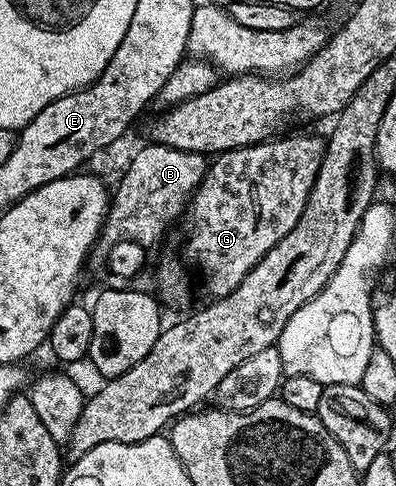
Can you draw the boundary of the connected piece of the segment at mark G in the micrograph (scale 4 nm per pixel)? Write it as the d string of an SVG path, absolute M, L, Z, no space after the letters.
M292 134L289 138L276 136L254 146L237 150L221 150L207 163L207 170L196 187L186 210L188 216L188 243L184 246L183 261L189 267L197 266L204 277L204 286L213 299L225 298L256 265L277 246L298 224L302 208L314 188L318 168L322 168L325 139L312 134Z

